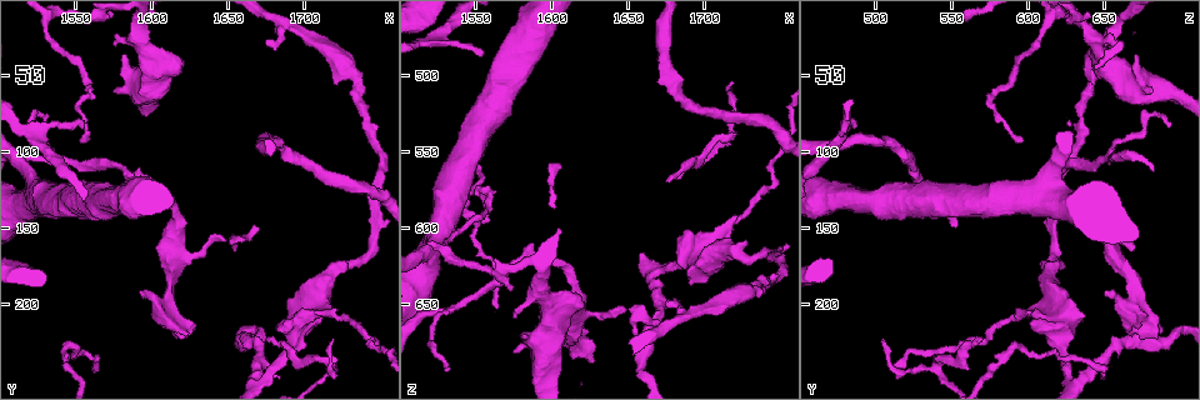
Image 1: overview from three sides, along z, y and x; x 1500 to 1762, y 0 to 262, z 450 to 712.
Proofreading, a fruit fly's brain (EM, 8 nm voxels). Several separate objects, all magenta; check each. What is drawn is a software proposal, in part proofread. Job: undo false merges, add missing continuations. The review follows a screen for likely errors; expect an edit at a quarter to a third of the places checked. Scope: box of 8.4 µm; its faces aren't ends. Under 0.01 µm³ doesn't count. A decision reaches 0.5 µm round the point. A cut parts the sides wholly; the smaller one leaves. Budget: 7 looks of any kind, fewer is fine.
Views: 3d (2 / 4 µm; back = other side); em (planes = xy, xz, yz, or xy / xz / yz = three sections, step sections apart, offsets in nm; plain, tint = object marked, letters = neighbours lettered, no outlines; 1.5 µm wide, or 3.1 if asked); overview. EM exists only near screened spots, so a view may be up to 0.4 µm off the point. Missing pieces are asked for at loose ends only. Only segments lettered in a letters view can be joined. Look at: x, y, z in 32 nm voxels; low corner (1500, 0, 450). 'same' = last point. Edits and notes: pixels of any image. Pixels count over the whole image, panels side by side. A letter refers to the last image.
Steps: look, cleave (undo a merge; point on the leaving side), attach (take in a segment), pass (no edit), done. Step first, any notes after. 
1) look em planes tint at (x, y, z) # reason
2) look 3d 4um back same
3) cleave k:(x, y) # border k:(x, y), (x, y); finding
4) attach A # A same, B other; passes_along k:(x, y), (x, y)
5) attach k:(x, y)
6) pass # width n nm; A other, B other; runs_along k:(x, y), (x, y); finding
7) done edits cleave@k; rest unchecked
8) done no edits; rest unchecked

look 3d 4um at (1554, 84, 486) # branch stops here

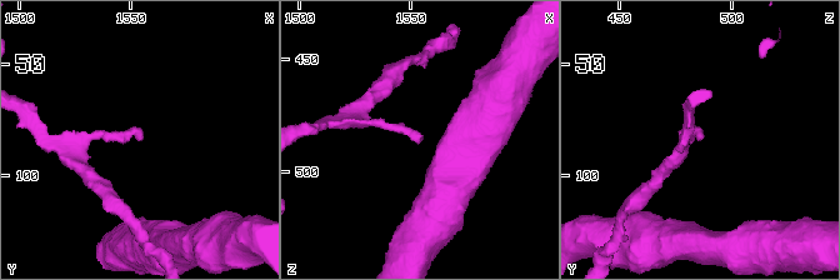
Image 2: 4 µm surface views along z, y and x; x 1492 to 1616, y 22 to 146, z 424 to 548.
look em planes letters at (1555, 84, 486)

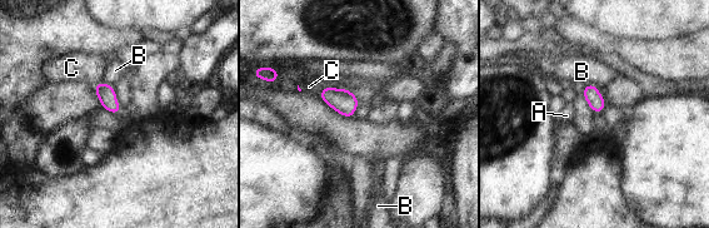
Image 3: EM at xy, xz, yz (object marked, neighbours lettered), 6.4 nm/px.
pass # width 100 nm; A other, B other, C other; border 3:(104, 82), (113, 87); no lettered segment goes on from it

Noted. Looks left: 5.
look em planes letters at (1574, 60, 680) # branch stops here

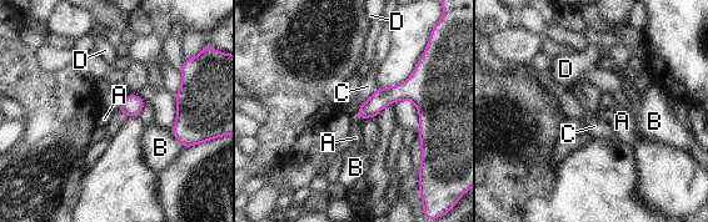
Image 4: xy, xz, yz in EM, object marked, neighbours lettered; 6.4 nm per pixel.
attach A # A same, B other, C other, D other; passes_along 4:(382, 97), (358, 115), (355, 137); the neuron continues

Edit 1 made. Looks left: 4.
look em planes tint at (1530, 98, 654) # abrupt turn

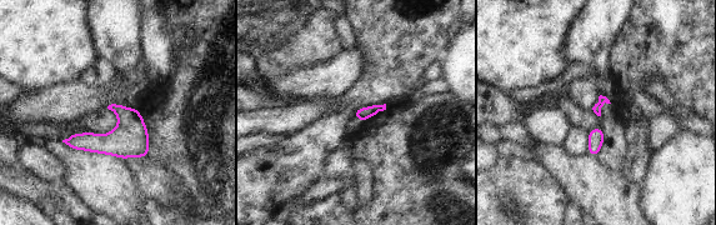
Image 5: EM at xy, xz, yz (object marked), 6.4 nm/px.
look em planes letters same # what lies round it

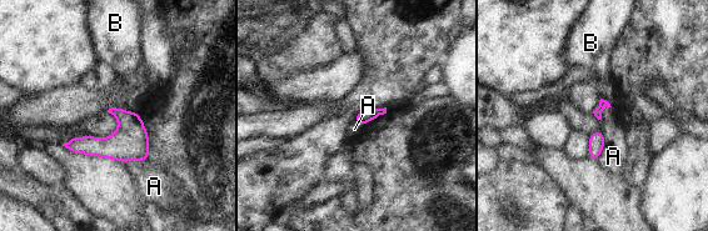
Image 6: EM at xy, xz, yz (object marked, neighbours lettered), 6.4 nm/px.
pass # A other, B other; border 6:(602, 131), (603, 149), (598, 160); one neuron here

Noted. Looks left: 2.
done edits attach@4; rest unchecked

